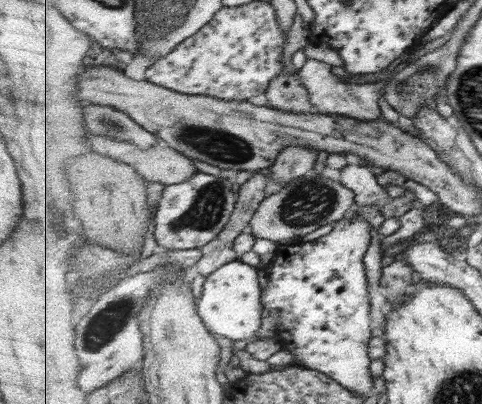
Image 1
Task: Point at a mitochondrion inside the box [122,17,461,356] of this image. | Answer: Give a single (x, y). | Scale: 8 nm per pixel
(308, 203)

